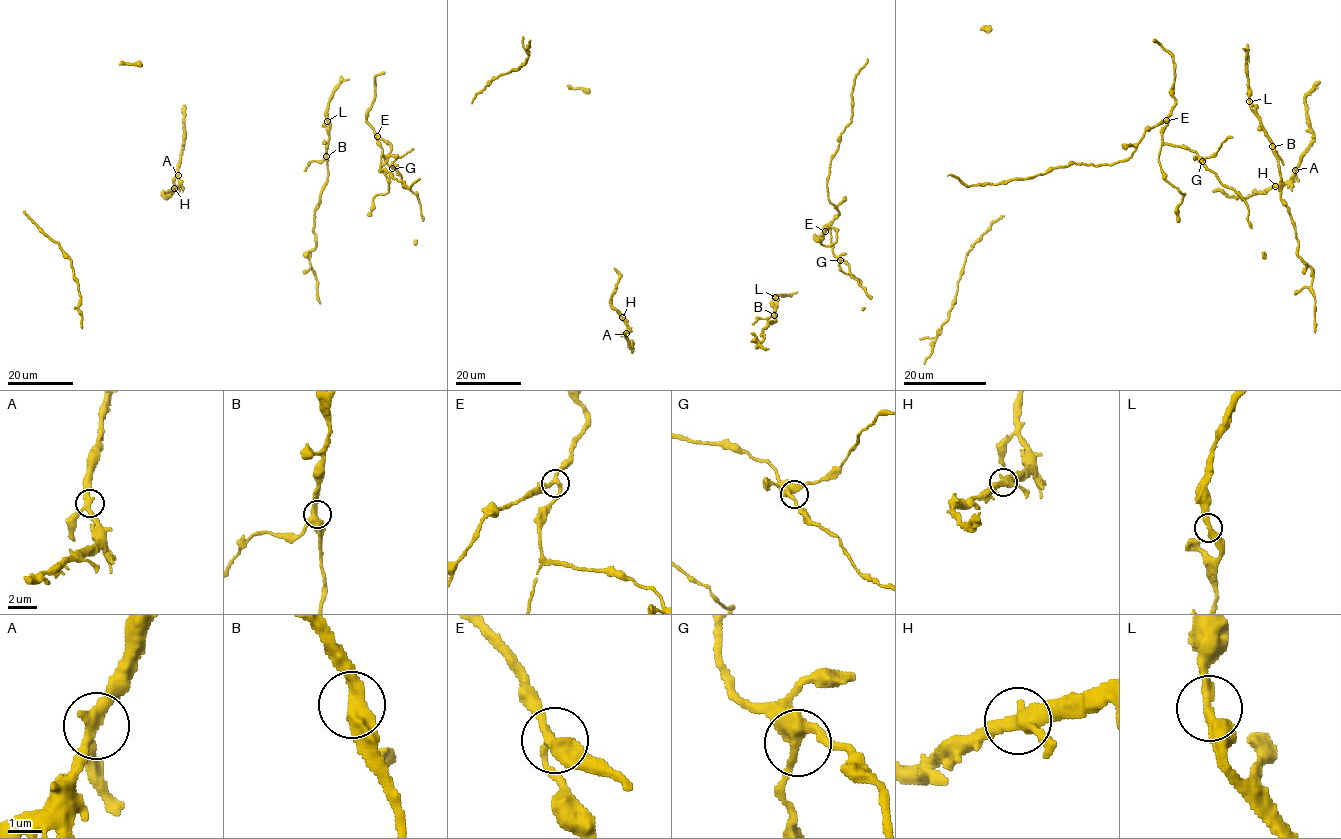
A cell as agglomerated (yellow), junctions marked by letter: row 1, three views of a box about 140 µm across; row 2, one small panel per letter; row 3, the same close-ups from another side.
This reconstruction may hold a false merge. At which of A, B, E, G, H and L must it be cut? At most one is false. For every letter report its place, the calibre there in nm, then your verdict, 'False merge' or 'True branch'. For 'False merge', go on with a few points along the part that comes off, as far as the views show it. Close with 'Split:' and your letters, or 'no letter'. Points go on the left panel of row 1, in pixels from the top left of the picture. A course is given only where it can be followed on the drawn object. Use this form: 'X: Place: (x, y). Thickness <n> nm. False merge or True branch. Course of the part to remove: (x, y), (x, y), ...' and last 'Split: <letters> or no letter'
A: Place: (178, 175). Thickness 320 nm. True branch
B: Place: (326, 156). Thickness 400 nm. True branch
E: Place: (377, 136). Thickness 280 nm. True branch
G: Place: (392, 168). Thickness 400 nm. True branch
H: Place: (174, 188). Thickness 360 nm. True branch
L: Place: (327, 121). Thickness 380 nm. True branch
Split: no letter

